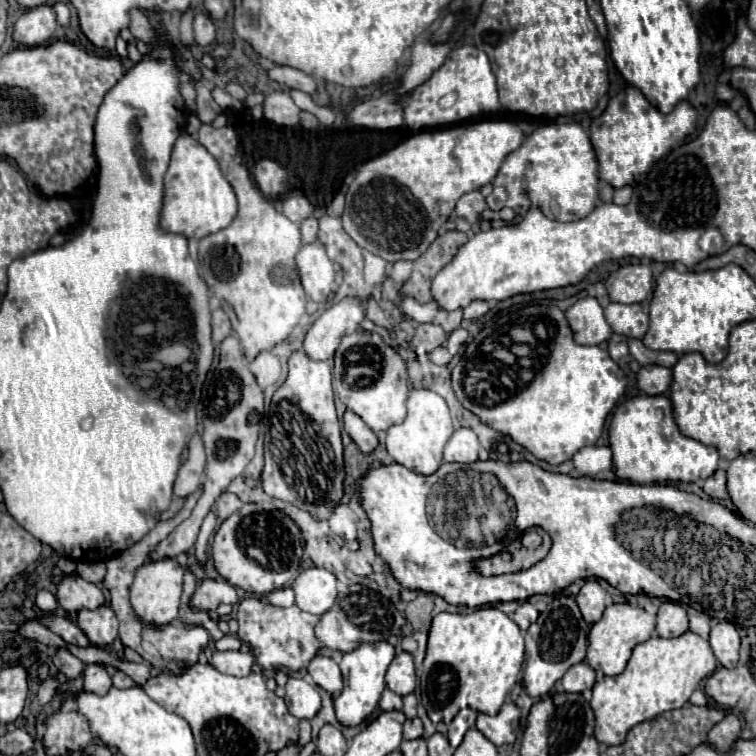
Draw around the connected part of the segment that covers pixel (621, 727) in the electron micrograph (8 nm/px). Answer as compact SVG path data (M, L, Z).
M685 631L675 639L647 639L633 649L633 655L621 675L605 677L601 683L595 683L591 699L591 709L595 713L595 739L609 747L621 745L635 725L651 721L659 713L681 709L703 677L711 675L715 669L717 659L709 641L701 639L693 631Z

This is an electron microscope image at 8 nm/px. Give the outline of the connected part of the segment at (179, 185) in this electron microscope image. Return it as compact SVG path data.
M181 135L175 141L171 163L165 175L165 197L159 227L167 233L185 235L187 239L191 237L203 239L231 225L235 213L237 213L235 193L227 179L223 177L213 155L191 135Z

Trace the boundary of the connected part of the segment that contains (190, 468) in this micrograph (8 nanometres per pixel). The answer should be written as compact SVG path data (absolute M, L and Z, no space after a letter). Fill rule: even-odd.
M195 433L187 447L187 461L181 465L179 475L175 479L175 487L173 487L175 495L185 499L191 493L195 493L197 487L201 485L203 469L205 469L205 449L199 433Z

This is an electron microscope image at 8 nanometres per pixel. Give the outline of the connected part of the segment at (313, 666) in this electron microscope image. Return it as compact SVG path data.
M317 655L309 663L309 675L315 681L315 685L319 685L331 695L339 695L343 691L343 677L341 677L339 665L329 657Z

